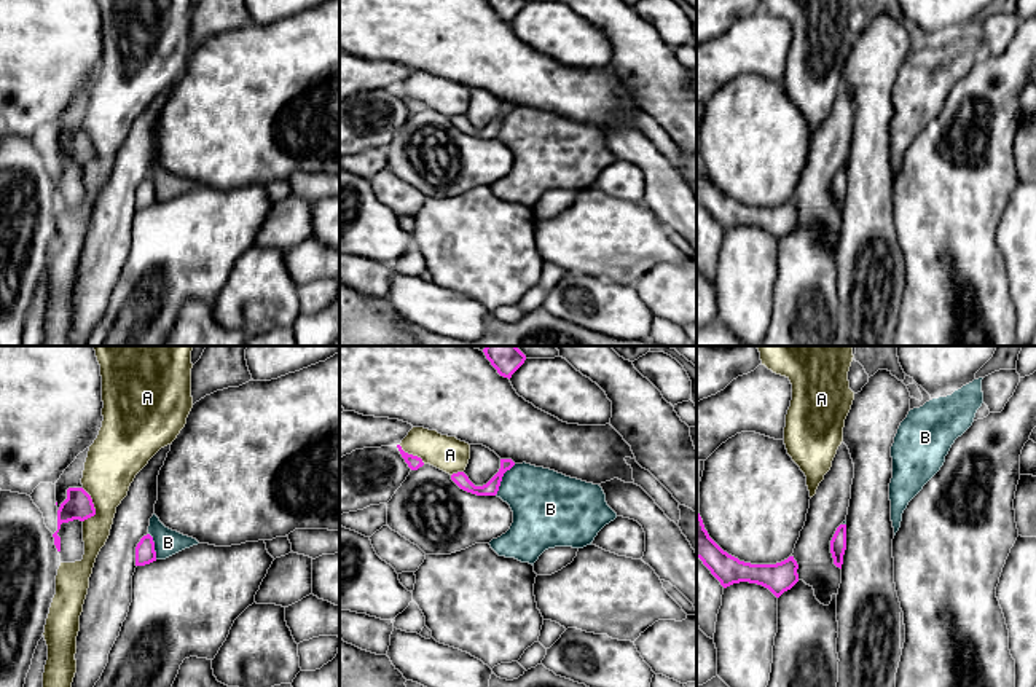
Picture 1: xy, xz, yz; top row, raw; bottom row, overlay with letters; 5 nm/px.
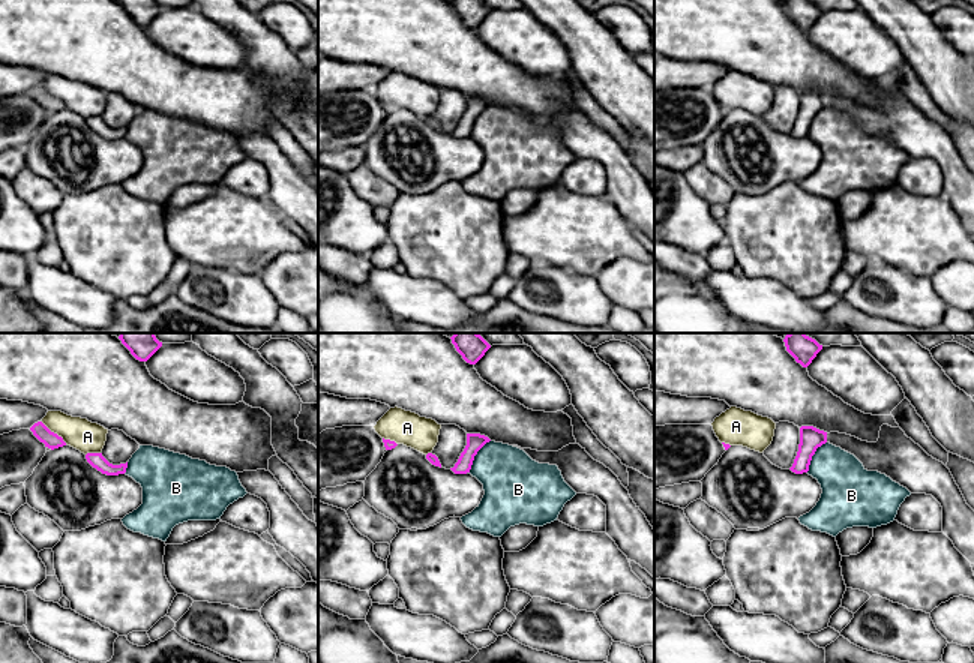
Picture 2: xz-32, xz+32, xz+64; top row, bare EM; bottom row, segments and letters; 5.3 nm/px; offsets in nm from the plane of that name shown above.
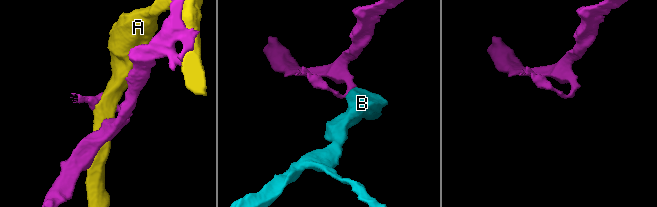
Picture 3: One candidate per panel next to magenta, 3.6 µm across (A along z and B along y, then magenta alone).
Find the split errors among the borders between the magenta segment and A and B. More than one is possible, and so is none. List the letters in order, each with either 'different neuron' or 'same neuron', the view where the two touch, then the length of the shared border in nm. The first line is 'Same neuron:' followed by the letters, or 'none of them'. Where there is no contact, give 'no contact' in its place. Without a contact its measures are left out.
Same neuron: none of them
A: different neuron; meets magenta in xy; contact 180 nm long
B: different neuron; meets magenta in xz; contact 190 nm long

